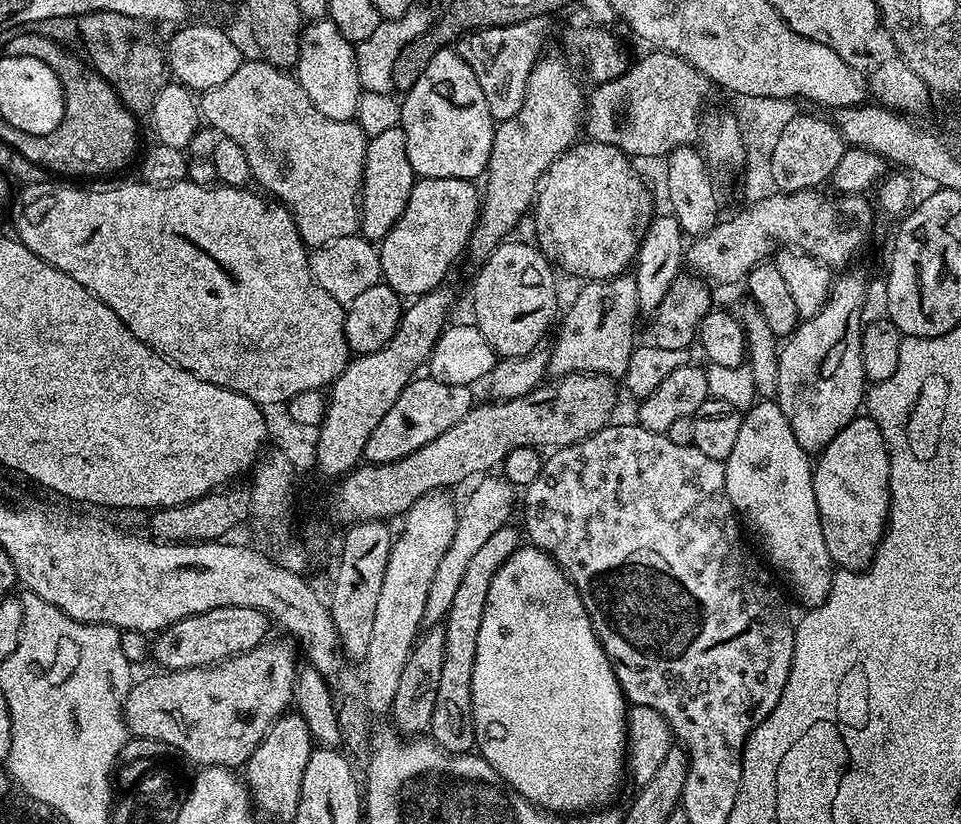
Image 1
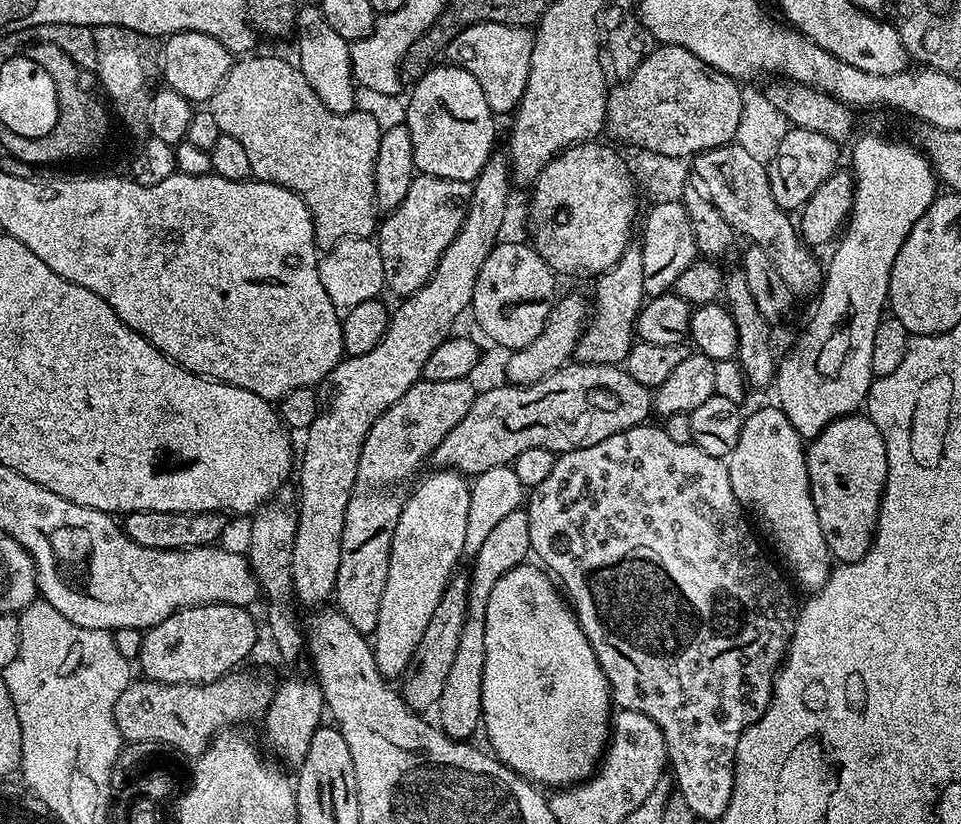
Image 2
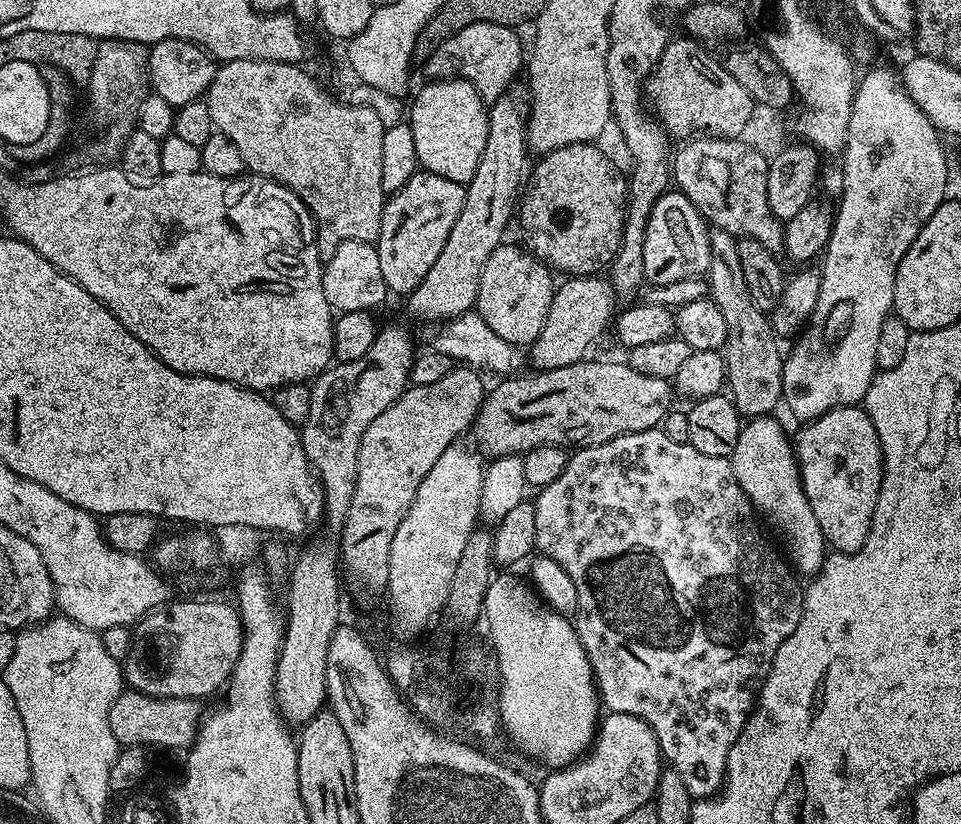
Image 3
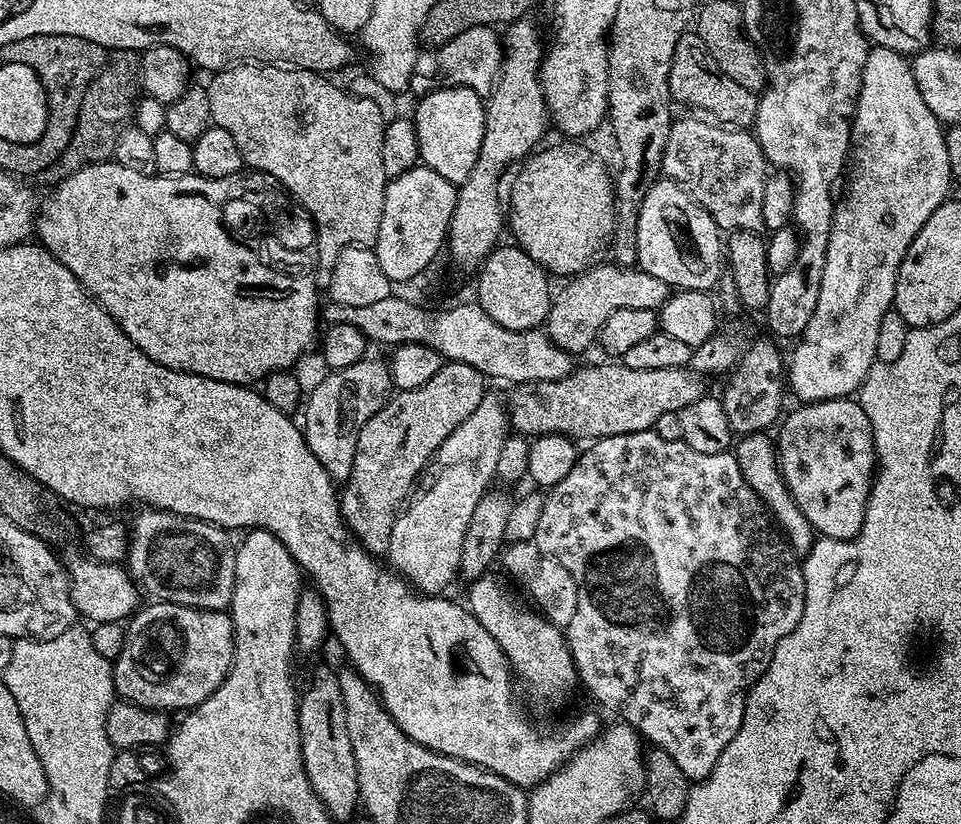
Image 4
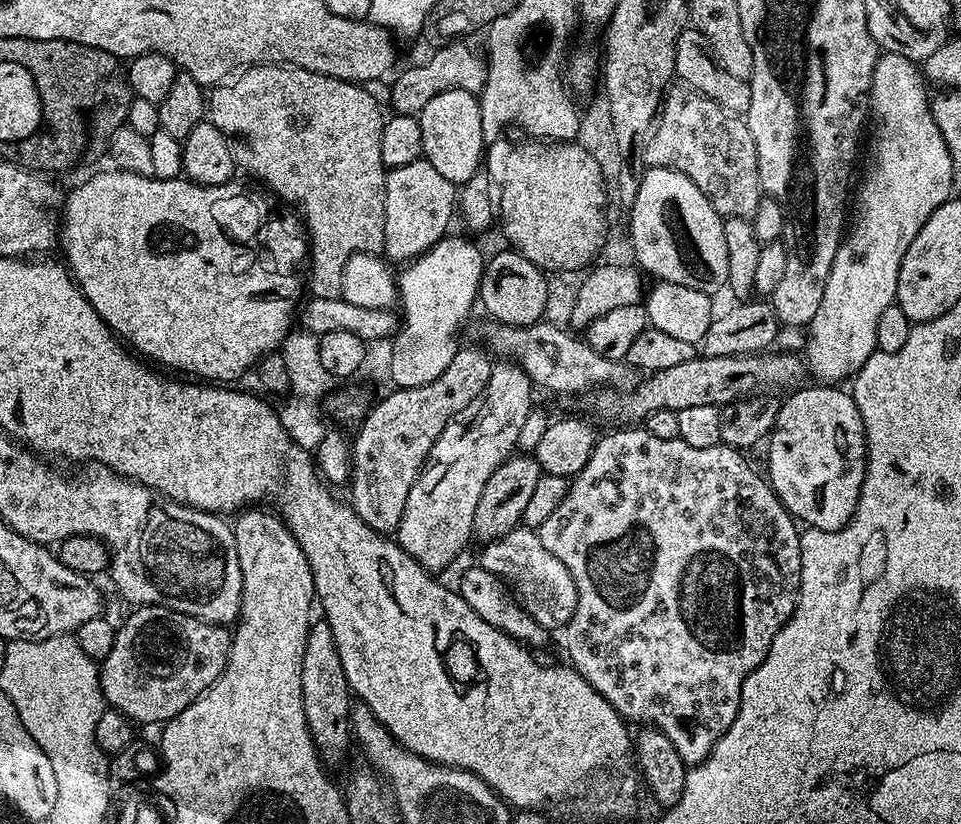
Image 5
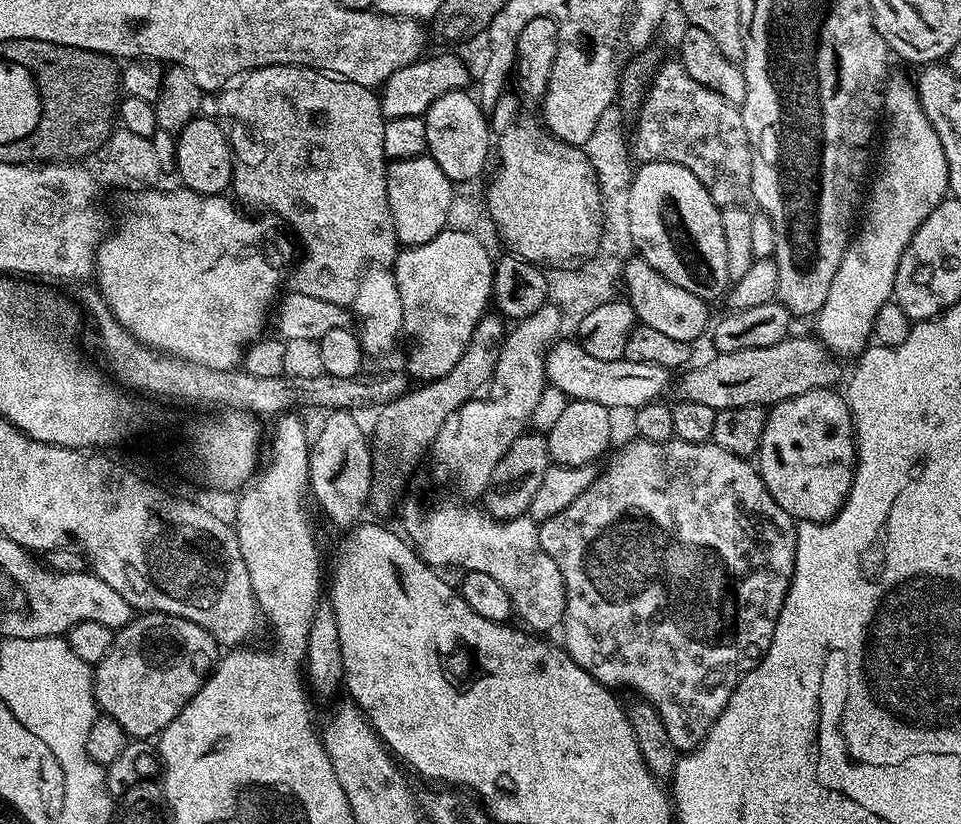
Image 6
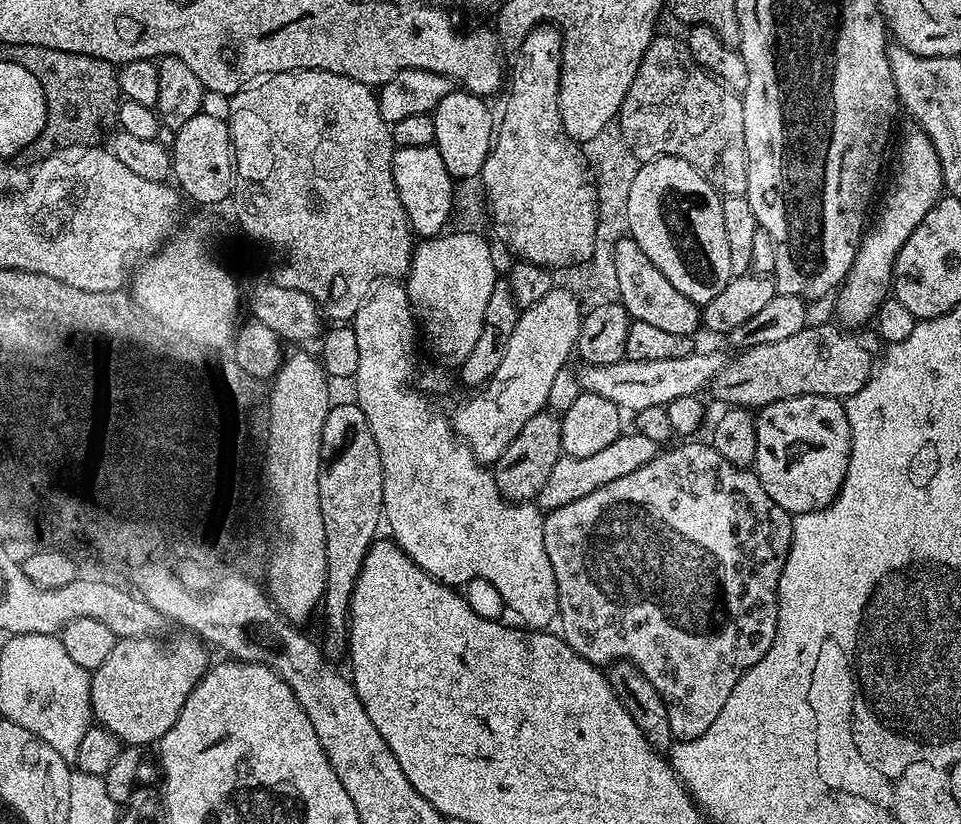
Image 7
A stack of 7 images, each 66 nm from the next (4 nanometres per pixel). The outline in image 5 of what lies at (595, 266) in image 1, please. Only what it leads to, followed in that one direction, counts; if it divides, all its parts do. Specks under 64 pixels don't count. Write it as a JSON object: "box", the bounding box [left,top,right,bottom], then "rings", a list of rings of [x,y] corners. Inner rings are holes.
{"box":[498,142,610,273],"rings":[[[524,142],[528,144],[520,144],[508,157],[504,160],[504,181],[500,184],[500,192],[498,188],[498,228],[504,231],[504,236],[509,240],[511,247],[515,251],[521,252],[534,266],[538,266],[542,270],[558,271],[574,271],[579,273],[581,270],[587,269],[593,263],[592,259],[597,255],[601,255],[605,244],[605,237],[610,231],[608,225],[608,216],[604,213],[604,207],[608,204],[608,196],[604,193],[604,185],[606,179],[598,162],[582,148],[577,142]]]}

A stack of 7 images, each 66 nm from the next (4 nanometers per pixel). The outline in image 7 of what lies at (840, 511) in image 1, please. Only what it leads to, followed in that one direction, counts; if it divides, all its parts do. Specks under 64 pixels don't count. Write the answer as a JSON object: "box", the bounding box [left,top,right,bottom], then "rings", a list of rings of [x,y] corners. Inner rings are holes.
{"box":[754,396,852,514],"rings":[[[795,396],[768,404],[755,417],[758,450],[754,471],[766,494],[790,514],[831,504],[846,478],[852,449],[843,403],[835,396]]]}

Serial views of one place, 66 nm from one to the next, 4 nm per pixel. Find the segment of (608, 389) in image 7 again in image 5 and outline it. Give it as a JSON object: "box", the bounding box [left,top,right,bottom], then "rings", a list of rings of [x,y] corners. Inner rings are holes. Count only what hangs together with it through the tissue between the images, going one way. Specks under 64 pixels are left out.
{"box":[484,322,638,392],"rings":[[[488,322],[484,328],[484,340],[487,351],[496,358],[511,358],[519,364],[521,370],[529,378],[537,389],[545,388],[548,392],[588,392],[600,390],[607,386],[612,390],[631,390],[638,383],[638,373],[635,368],[626,363],[624,360],[611,360],[602,358],[602,354],[594,354],[590,350],[587,339],[580,340],[567,327],[559,328],[547,322],[539,324],[527,324],[525,328],[511,328],[509,324],[499,322]]]}

